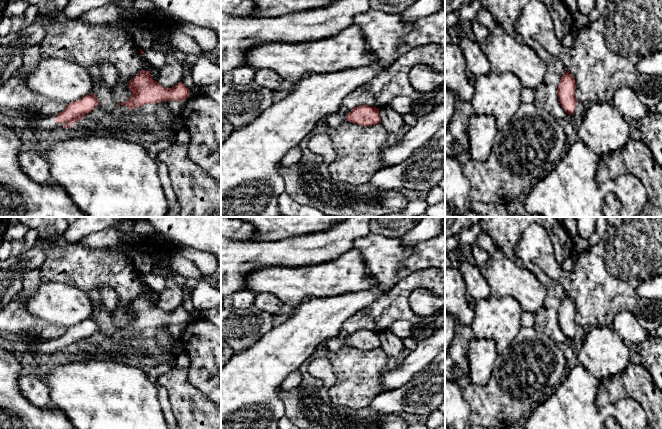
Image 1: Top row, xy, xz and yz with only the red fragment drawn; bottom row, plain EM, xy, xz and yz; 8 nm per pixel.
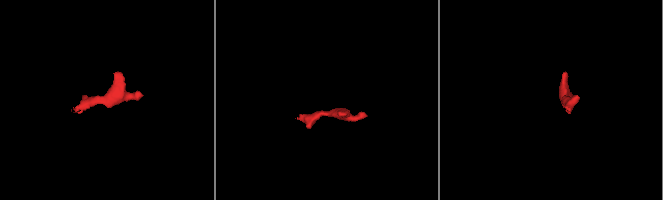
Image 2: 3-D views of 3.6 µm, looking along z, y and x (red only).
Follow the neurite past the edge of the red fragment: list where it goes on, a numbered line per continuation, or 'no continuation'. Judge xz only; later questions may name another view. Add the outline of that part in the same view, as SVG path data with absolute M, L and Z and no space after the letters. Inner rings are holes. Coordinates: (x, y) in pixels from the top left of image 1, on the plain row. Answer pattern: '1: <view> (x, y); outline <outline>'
no continuation

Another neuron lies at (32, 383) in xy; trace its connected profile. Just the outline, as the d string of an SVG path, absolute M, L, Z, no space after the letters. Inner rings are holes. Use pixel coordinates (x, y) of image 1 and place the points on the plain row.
M43 369L26 371L18 381L18 387L24 397L38 408L47 408L50 401L49 389L43 376Z

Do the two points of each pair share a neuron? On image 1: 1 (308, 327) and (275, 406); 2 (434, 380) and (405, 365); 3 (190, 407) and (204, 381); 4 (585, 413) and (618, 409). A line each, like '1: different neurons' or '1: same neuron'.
1: same neuron
2: different neurons
3: different neurons
4: same neuron

